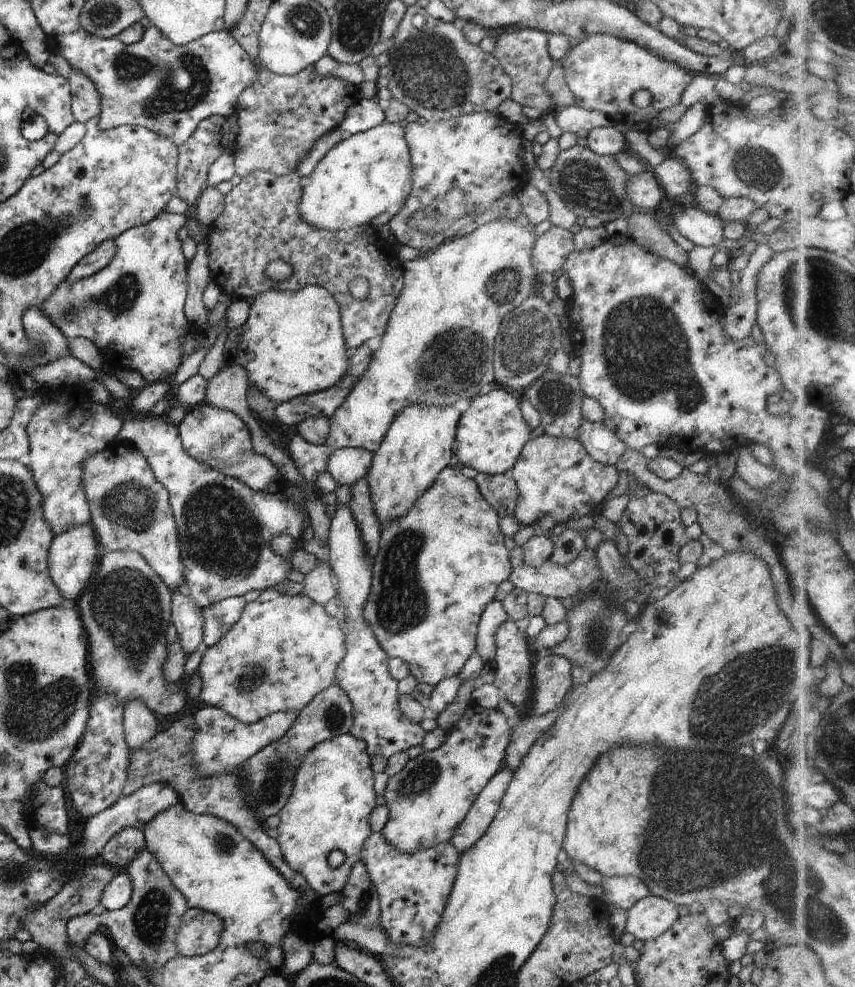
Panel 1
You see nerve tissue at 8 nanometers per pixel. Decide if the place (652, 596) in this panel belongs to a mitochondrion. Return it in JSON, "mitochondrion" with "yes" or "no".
{"mitochondrion":"no"}

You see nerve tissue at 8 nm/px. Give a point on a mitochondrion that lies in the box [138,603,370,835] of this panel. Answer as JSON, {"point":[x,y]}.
{"point":[266,791]}

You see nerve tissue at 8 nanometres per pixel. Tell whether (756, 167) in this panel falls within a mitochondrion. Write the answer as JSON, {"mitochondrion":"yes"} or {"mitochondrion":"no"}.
{"mitochondrion":"yes"}

